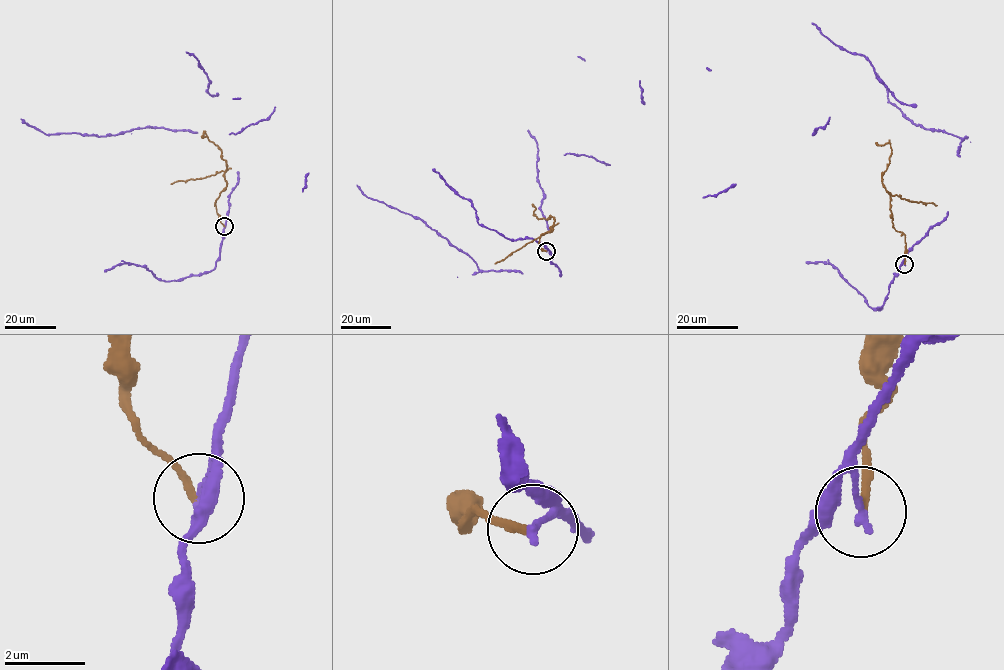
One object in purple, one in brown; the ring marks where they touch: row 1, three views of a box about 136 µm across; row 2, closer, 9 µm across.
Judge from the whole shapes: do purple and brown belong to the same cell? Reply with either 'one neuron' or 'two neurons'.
two neurons

